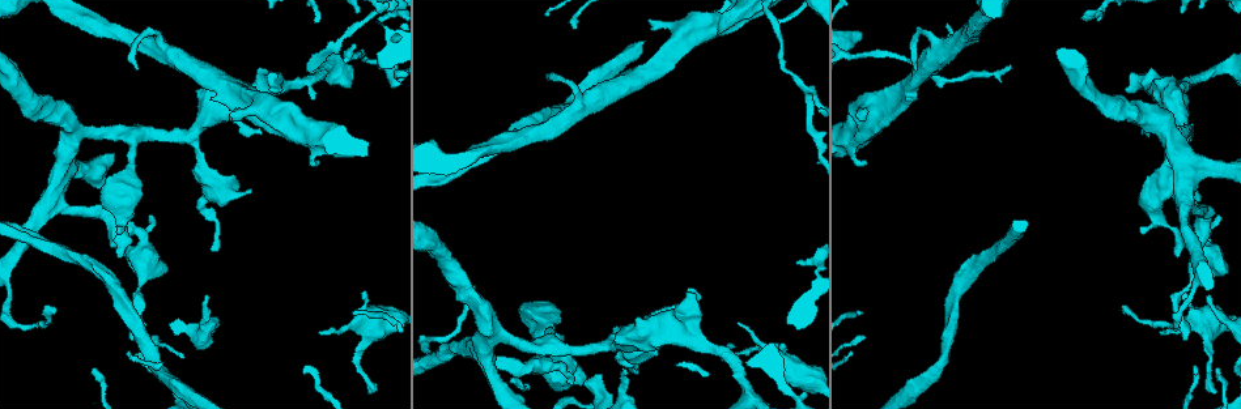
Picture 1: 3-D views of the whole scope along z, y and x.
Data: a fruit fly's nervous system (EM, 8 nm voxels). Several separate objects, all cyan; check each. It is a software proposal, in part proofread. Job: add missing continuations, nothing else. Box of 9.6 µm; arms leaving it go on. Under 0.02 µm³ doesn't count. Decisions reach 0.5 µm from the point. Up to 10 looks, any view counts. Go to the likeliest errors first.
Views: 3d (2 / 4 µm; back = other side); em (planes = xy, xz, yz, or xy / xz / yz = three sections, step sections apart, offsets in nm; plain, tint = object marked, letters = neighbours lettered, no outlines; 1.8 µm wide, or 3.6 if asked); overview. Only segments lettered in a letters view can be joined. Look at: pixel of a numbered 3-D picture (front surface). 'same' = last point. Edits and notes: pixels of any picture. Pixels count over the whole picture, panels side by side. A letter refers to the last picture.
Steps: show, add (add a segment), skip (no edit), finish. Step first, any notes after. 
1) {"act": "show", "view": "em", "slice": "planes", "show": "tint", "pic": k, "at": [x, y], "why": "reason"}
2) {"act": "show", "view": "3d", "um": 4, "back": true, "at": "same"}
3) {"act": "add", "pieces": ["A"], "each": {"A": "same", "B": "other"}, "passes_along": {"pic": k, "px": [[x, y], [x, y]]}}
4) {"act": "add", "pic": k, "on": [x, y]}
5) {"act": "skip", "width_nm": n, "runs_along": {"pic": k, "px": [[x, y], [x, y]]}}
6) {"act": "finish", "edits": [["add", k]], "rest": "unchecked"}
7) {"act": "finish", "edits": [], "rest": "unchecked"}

{"act": "show", "view": "em", "slice": "planes", "show": "letters", "pic": 1, "at": [1186, 338], "why": "free end"}

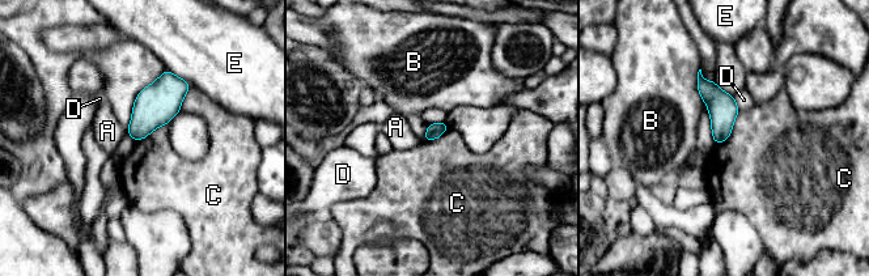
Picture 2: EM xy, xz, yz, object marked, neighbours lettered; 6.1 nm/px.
{"act": "skip", "each": {"A": "other", "B": "other", "C": "other", "D": "other", "E": "other"}, "found": "no lettered segment goes on from it"}

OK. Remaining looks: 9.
{"act": "show", "view": "em", "slice": "xy", "step": 16, "show": "letters", "pic": 1, "at": [627, 371], "why": "tapers out"}

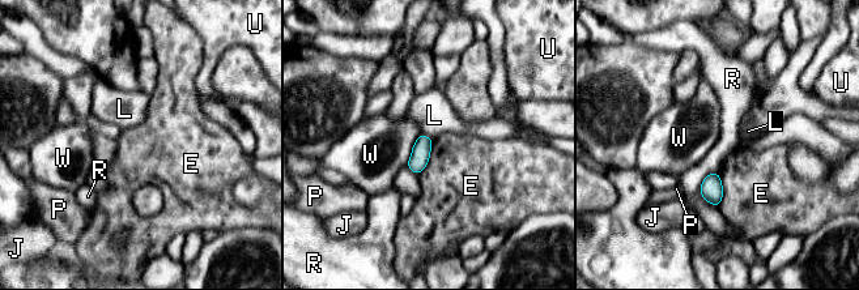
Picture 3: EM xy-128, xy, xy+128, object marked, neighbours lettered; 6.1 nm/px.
{"act": "skip", "each": {"E": "other", "J": "other", "L": "other", "P": "other", "R": "other", "U": "other", "W": "other"}, "found": "no lettered segment goes on from it"}

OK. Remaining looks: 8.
{"act": "show", "view": "3d", "um": 4, "back": true, "pic": 1, "at": [364, 291], "why": "an open end"}

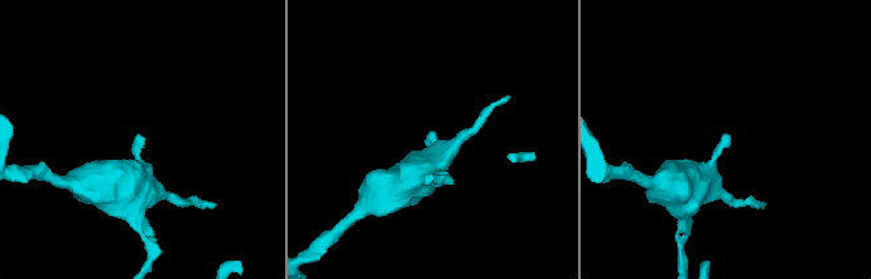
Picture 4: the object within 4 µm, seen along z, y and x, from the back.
{"act": "show", "view": "em", "um": 3.6, "slice": "planes", "show": "tint", "pic": 4, "at": [138, 134]}

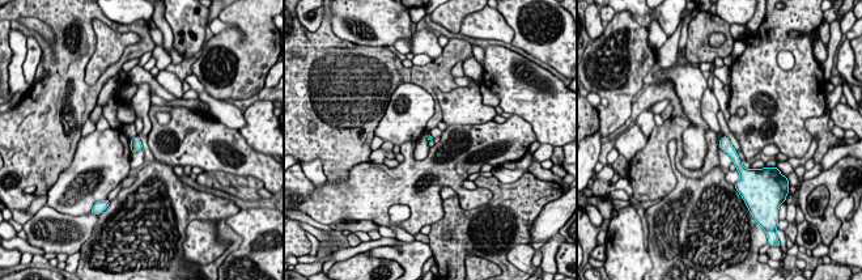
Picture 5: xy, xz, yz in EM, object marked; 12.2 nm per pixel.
{"act": "show", "view": "em", "um": 3.6, "slice": "planes", "show": "letters", "at": "same", "why": "see the neighbours"}

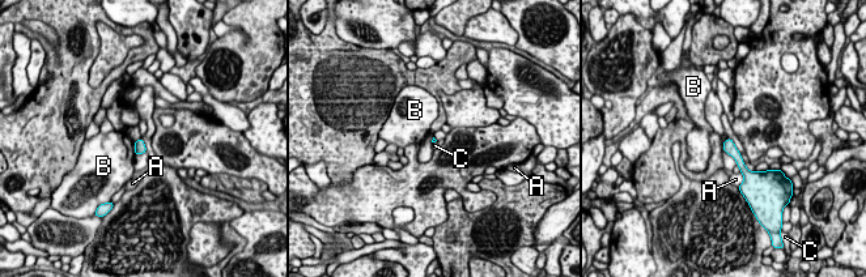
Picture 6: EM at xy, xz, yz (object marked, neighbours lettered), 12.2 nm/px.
{"act": "skip", "each": {"A": "other", "B": "other", "C": "other"}, "runs_along": {"pic": 6, "px": [[729, 141], [729, 146], [746, 171]]}, "found": "none of them fits"}

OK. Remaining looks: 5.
{"act": "show", "view": "3d", "um": 2, "pic": 1, "at": [778, 342]}

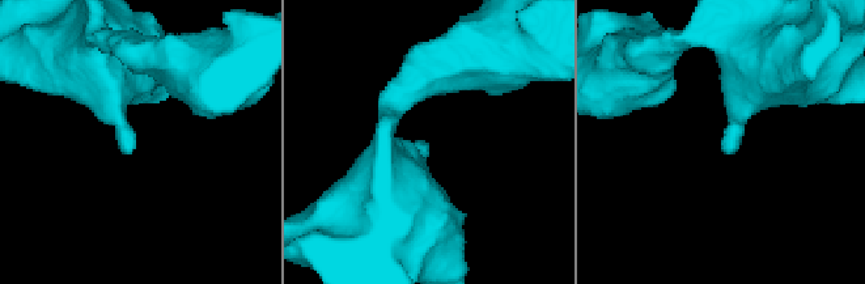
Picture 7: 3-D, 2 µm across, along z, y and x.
{"act": "show", "view": "em", "slice": "planes", "show": "letters", "pic": 7, "at": [422, 145], "why": "shape alone is not enough"}

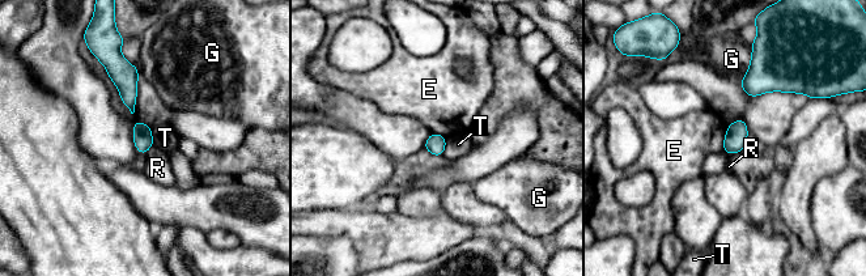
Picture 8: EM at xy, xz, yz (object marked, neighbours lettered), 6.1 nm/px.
{"act": "skip", "longest_contact_nm": ["G", 220], "each": {"E": "other", "G": "other", "R": "other", "T": "other"}, "border": {"pic": 8, "px": [[727, 126], [722, 148]]}, "found": "no lettered segment goes on from it"}

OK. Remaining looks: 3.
{"act": "finish", "edits": [], "rest": "unchecked"}

